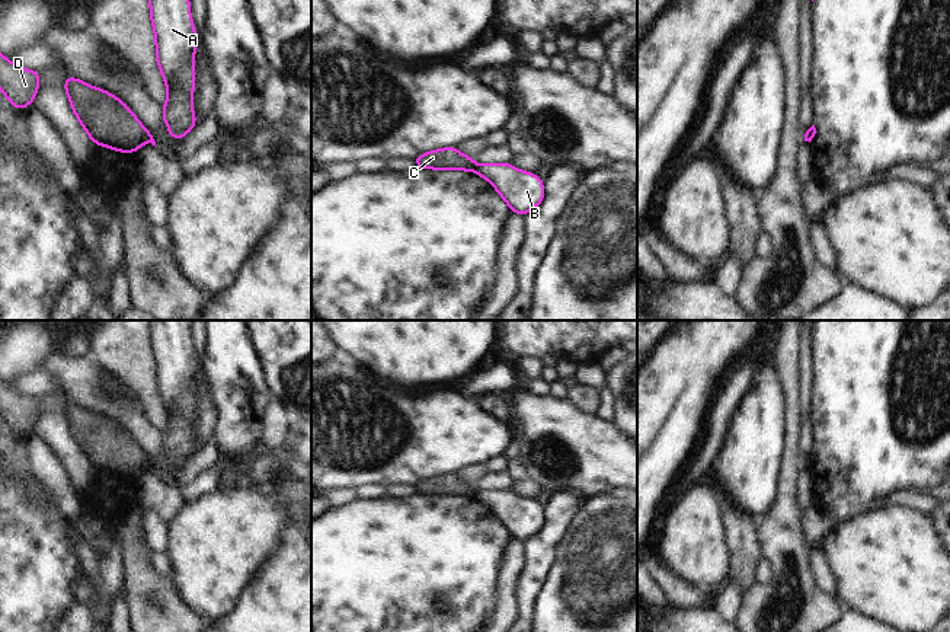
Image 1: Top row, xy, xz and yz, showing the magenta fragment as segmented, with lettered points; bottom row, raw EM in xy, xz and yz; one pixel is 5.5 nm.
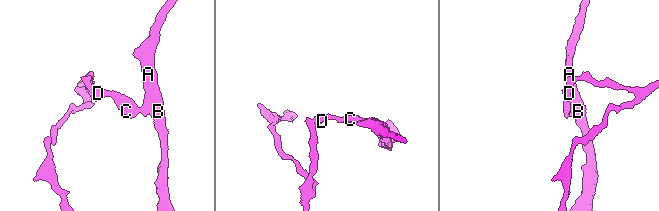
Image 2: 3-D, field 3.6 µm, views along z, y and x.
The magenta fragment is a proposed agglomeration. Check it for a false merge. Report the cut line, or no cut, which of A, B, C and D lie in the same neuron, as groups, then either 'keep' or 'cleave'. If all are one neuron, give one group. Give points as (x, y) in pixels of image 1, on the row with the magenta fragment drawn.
xz (474, 163), (472, 169) | A B / C D | cleave

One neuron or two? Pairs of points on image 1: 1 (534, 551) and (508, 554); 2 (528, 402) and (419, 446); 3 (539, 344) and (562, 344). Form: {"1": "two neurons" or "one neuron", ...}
{"1": "two neurons", "2": "two neurons", "3": "one neuron"}

